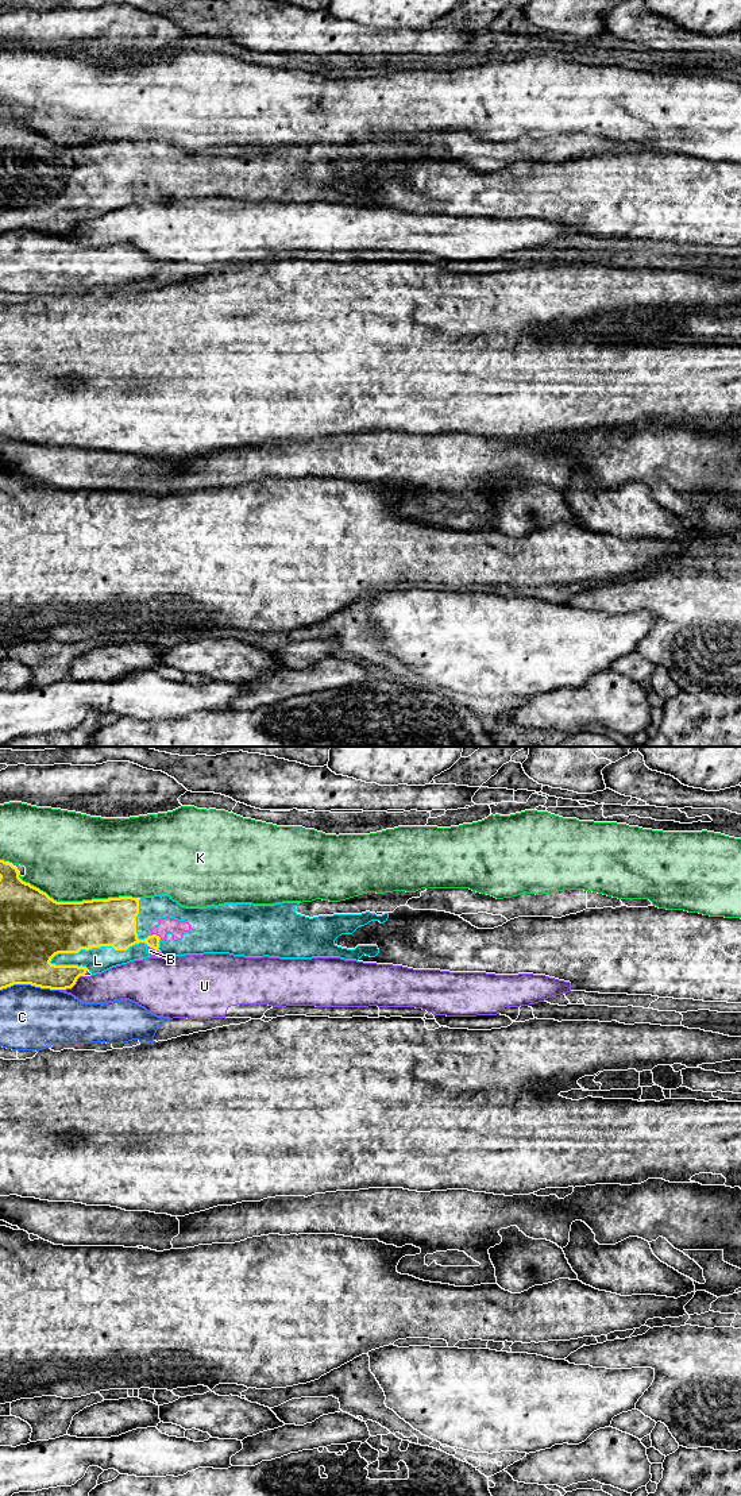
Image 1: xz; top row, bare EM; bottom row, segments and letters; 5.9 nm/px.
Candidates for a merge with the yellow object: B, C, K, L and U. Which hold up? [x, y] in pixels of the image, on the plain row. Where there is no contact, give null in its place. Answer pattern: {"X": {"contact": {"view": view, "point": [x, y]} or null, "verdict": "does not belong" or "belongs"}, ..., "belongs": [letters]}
{"B": {"contact": {"view": "xz", "point": [155, 178]}, "verdict": "belongs"}, "C": {"contact": {"view": "xz", "point": [29, 227]}, "verdict": "does not belong"}, "K": {"contact": {"view": "xz", "point": [77, 146]}, "verdict": "does not belong"}, "L": {"contact": {"view": "xz", "point": [115, 193]}, "verdict": "belongs"}, "U": {"contact": {"view": "xz", "point": [72, 230]}, "verdict": "does not belong"}, "belongs": ["B", "L"]}

